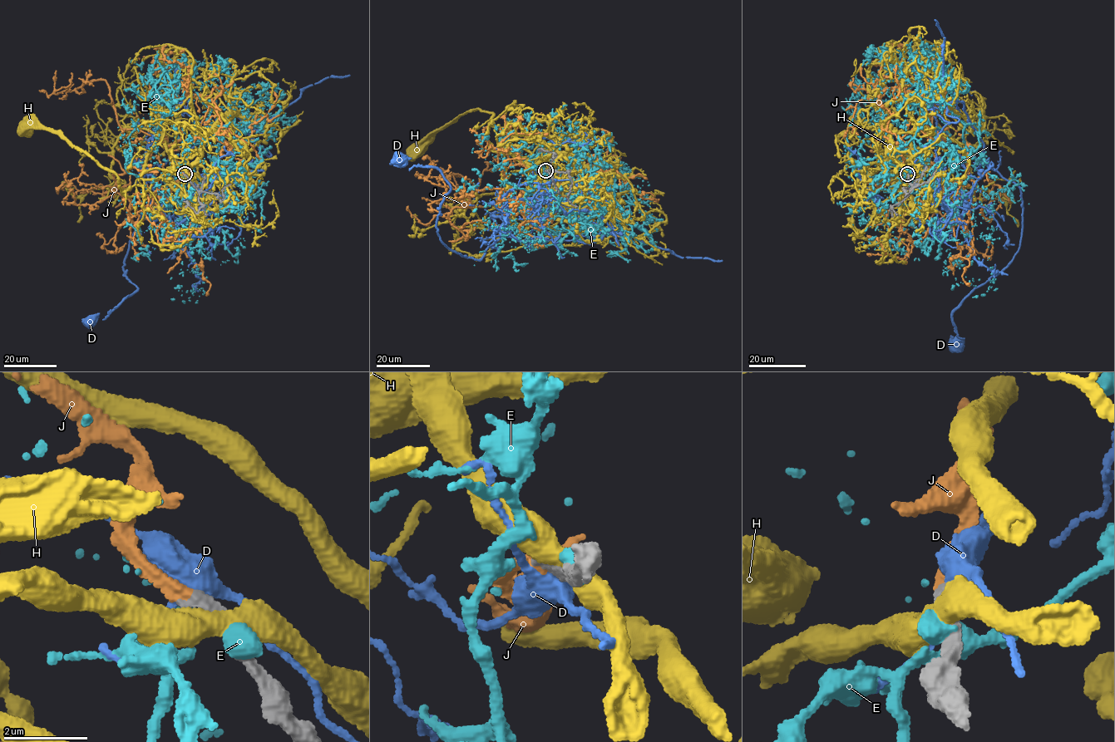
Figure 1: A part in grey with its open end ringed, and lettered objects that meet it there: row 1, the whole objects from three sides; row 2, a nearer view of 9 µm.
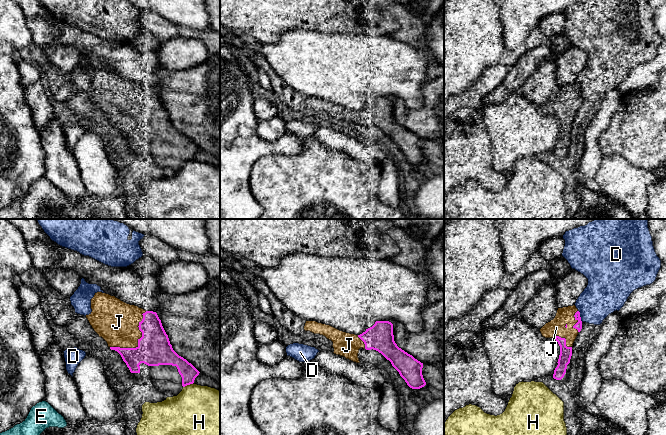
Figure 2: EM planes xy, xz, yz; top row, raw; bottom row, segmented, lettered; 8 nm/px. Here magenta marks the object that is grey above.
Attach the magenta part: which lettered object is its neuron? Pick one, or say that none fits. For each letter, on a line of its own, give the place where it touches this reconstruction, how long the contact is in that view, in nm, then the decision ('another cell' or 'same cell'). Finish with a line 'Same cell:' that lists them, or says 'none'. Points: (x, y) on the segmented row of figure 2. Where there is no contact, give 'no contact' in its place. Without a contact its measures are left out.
D: contact yz (579, 316); length 100 nm; another cell
E: no contact; another cell
H: contact xy (188, 384); length 100 nm; another cell
J: contact xy (138, 341); length 420 nm; same cell
Same cell: J

